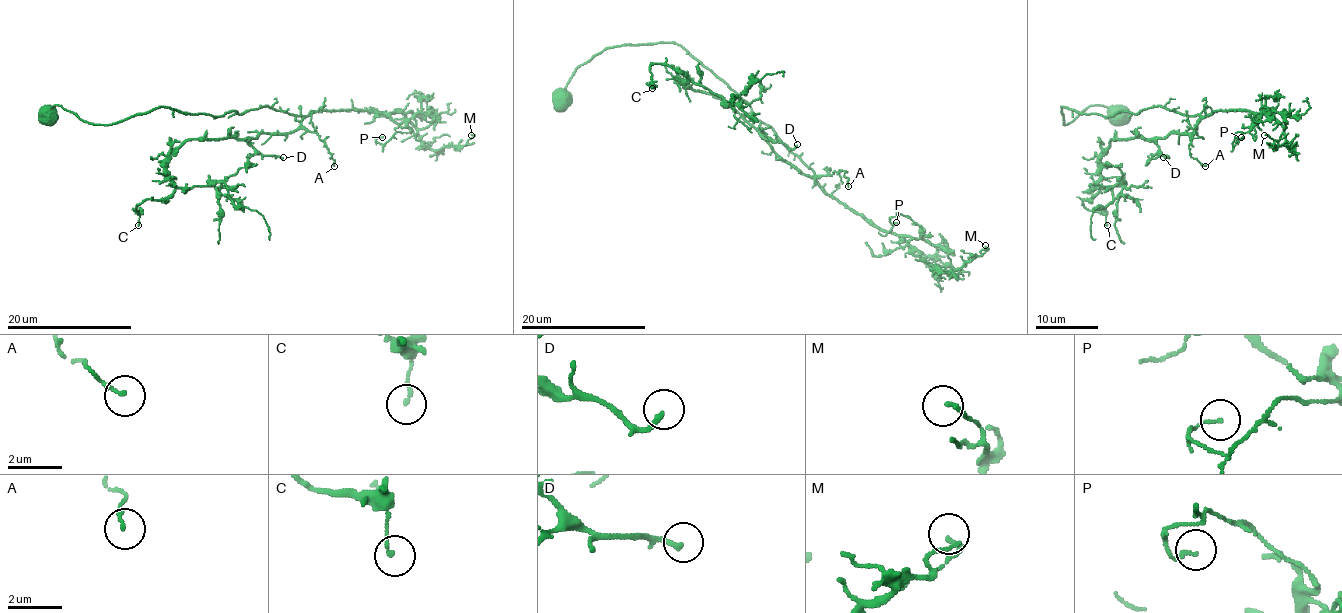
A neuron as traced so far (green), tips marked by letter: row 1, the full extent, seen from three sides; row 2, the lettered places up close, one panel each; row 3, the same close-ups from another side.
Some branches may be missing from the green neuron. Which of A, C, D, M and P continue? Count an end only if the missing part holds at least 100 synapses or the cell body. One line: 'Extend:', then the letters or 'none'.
Extend: none

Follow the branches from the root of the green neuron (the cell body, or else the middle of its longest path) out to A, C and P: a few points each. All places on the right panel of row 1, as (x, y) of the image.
A: (1118, 113), (1090, 105), (1064, 124), (1062, 107), (1112, 116), (1162, 105), (1198, 115), (1190, 155), (1205, 166)
C: (1118, 113), (1090, 105), (1064, 124), (1062, 107), (1162, 105), (1199, 123), (1110, 141), (1082, 200), (1107, 225)
P: (1118, 113), (1090, 105), (1064, 124), (1062, 107), (1249, 110), (1258, 123), (1241, 137)

